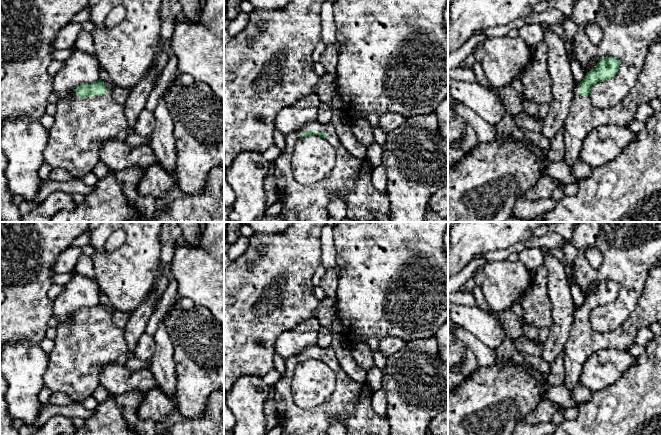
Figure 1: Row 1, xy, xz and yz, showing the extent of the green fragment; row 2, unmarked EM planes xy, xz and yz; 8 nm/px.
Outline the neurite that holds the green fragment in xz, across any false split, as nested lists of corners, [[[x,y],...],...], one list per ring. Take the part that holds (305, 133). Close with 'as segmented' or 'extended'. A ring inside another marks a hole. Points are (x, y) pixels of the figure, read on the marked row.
[[[318,120],[307,123],[298,130],[285,135],[285,148],[272,163],[276,184],[279,188],[281,202],[280,216],[286,222],[326,222],[329,218],[328,203],[334,198],[342,199],[348,207],[346,218],[354,222],[378,222],[375,213],[388,215],[390,200],[387,191],[378,191],[372,183],[373,167],[367,159],[360,160],[350,155],[343,147],[332,123],[322,123]],[[308,135],[319,135],[326,139],[336,150],[336,163],[330,174],[314,185],[302,185],[293,178],[291,160],[296,143]]] | extended

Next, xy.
[[[101,79],[78,86],[68,96],[56,103],[54,124],[48,130],[44,161],[50,168],[63,168],[74,178],[82,179],[100,162],[99,151],[103,142],[127,130],[124,106],[112,98],[113,87]]] | extended

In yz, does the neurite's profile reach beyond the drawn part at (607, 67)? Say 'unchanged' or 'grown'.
grown

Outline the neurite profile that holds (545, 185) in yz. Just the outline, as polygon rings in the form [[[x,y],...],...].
[[[542,175],[537,183],[528,189],[524,194],[523,198],[531,201],[536,201],[539,199],[550,198],[552,192],[560,185],[560,182],[554,178]]]

